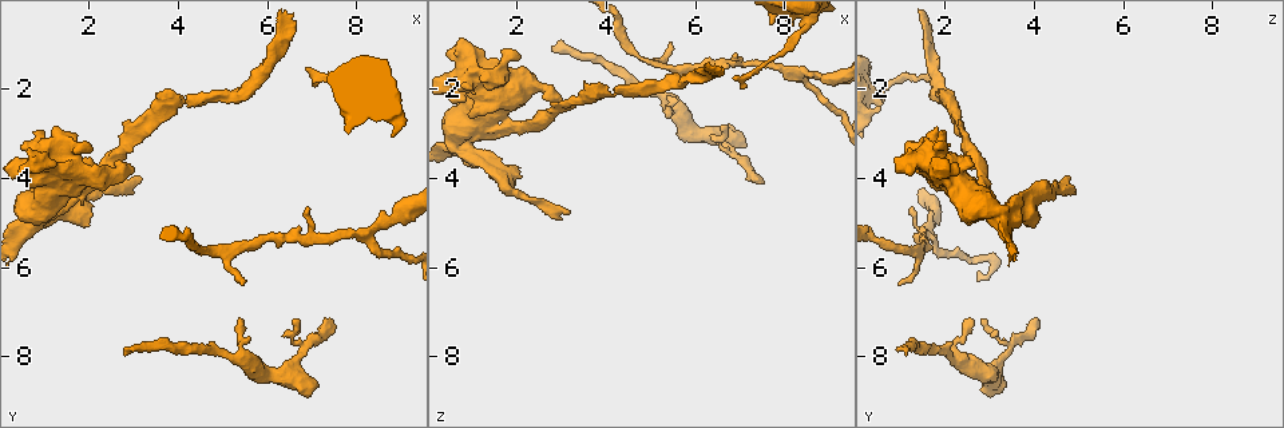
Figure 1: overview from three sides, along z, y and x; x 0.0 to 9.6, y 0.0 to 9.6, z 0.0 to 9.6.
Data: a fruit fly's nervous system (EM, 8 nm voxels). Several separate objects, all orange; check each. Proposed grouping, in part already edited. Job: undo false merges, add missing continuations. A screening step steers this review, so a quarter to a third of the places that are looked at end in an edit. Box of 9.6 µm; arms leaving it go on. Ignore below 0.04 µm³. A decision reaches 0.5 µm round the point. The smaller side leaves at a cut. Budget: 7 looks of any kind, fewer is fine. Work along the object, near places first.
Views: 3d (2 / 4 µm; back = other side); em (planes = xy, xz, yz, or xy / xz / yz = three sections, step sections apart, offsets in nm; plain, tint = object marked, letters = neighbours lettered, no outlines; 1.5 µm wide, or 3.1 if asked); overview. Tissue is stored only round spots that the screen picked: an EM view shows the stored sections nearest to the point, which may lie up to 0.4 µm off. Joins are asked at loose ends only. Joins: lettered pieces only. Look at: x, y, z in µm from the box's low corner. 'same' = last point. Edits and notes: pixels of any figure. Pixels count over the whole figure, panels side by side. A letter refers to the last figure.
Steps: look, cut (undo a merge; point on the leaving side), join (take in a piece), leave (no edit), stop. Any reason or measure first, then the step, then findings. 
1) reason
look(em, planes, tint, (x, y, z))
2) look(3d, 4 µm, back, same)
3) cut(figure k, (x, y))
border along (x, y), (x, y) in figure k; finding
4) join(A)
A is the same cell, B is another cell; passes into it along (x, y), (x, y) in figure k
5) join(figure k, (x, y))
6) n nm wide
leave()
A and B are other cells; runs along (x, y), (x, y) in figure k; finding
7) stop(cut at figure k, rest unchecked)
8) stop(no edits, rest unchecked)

an open end
look(em, yz, step 4, tint, (2.05, 3.35, 1.25))

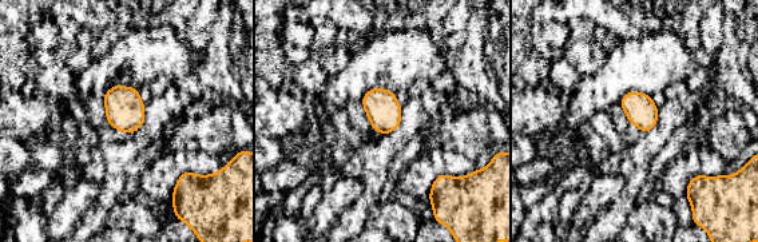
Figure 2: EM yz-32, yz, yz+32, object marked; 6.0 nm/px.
look(em, planes, tint, same)

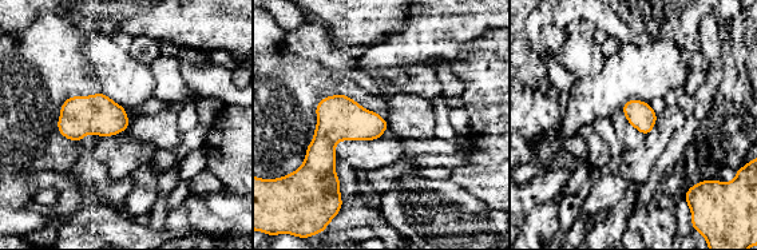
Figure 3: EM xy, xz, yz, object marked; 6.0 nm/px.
see the neighbours
look(em, planes, letters, same)

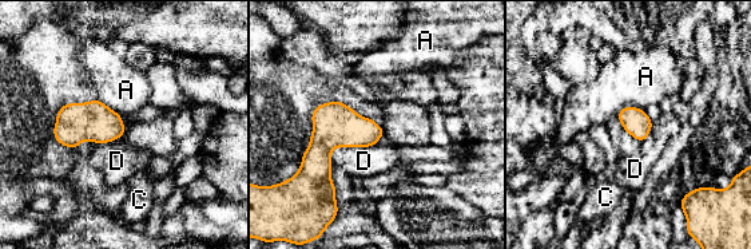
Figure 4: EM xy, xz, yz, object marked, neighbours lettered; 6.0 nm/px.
D touches over 190 nm
leave()
A, C and D are other cells; border along (644, 110), (624, 106), (616, 117) in figure 4; no lettered piece goes on from it

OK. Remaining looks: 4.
tapers out
look(3d, 2 µm, (6.90, 1.60, 1.75))

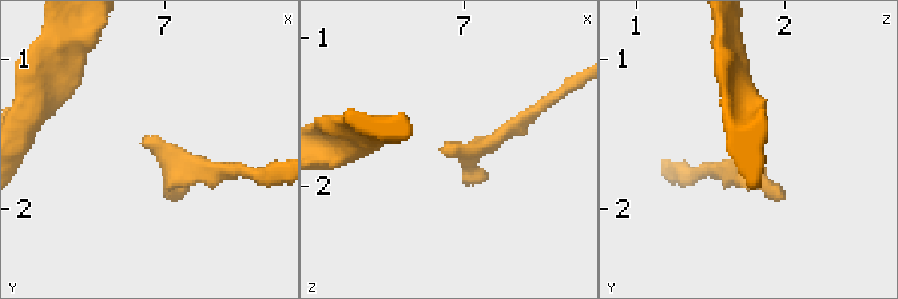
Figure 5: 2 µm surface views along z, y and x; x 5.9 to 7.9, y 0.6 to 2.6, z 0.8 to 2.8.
look(em, planes, letters, (6.86, 1.56, 1.76))

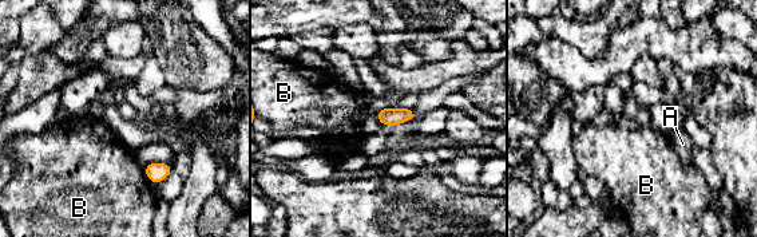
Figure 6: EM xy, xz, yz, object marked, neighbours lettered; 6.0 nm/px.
110 nm wide
leave()
A and B are other cells; border along (380, 107), (399, 109) in figure 6; no lettered piece goes on from it

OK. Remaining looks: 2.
tapers out
look(em, planes, letters, (5.45, 6.35, 1.00))

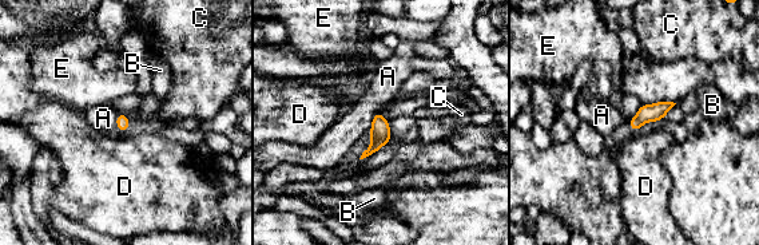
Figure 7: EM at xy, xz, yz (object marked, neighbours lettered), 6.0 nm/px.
leave()
A, B, C, D and E are other cells; no lettered piece goes on from it

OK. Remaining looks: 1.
stop(no edits, rest unchecked)

